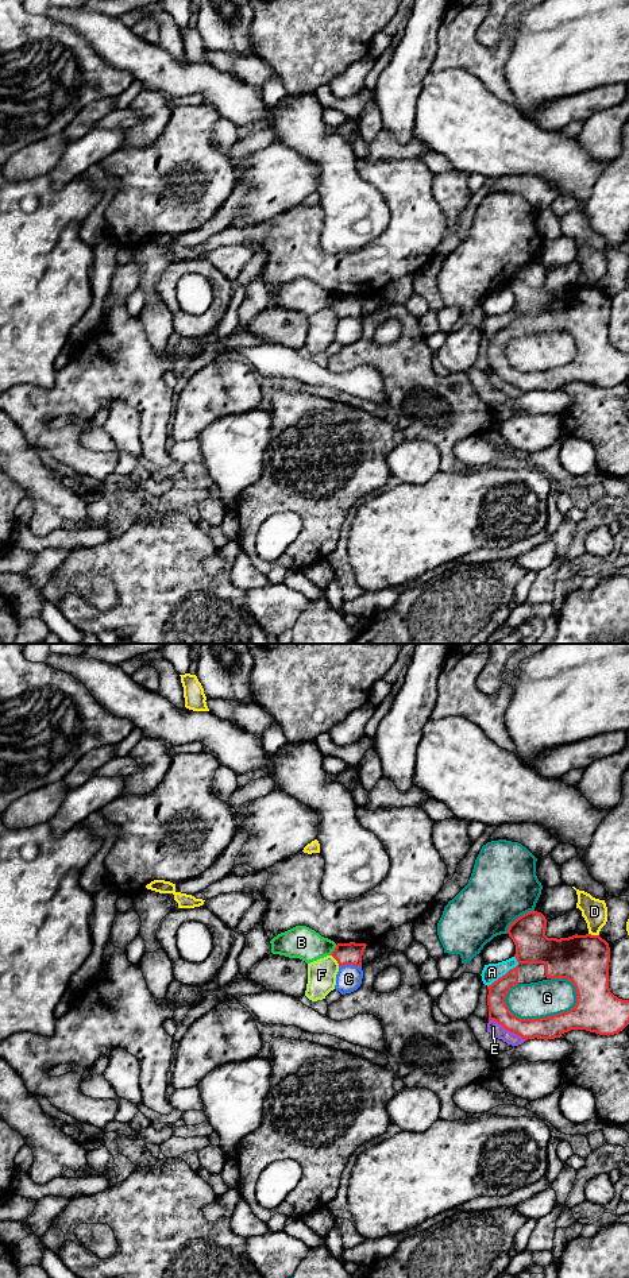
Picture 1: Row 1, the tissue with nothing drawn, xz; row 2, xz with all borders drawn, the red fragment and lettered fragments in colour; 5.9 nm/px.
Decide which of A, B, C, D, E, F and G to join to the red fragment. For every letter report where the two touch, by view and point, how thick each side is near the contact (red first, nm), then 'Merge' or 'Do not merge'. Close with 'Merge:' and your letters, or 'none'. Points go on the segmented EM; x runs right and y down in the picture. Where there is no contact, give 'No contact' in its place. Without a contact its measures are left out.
A: Touches red at xz (508, 972). Thickness 200 nm (red) against 110 nm. Do not merge
B: Touches red at xz (334, 950). Thickness 130 nm (red) against 190 nm. Do not merge
C: Touches red at xz (350, 964). Thickness 130 nm (red) against 160 nm. Do not merge
D: Touches red at xz (594, 935). Thickness 300 nm (red) against 150 nm. Do not merge
E: Touches red at xz (506, 1029). Thickness 130 nm (red) against 80 nm. Do not merge
F: Touches red at xz (335, 958). Thickness 130 nm (red) against 180 nm. Do not merge
G: Touches red at xz (543, 1018). Thickness 170 nm (red) against 220 nm. Do not merge
Merge: none

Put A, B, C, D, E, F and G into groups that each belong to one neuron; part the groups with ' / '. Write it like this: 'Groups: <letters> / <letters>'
Groups: A B / C / D / E / F / G

